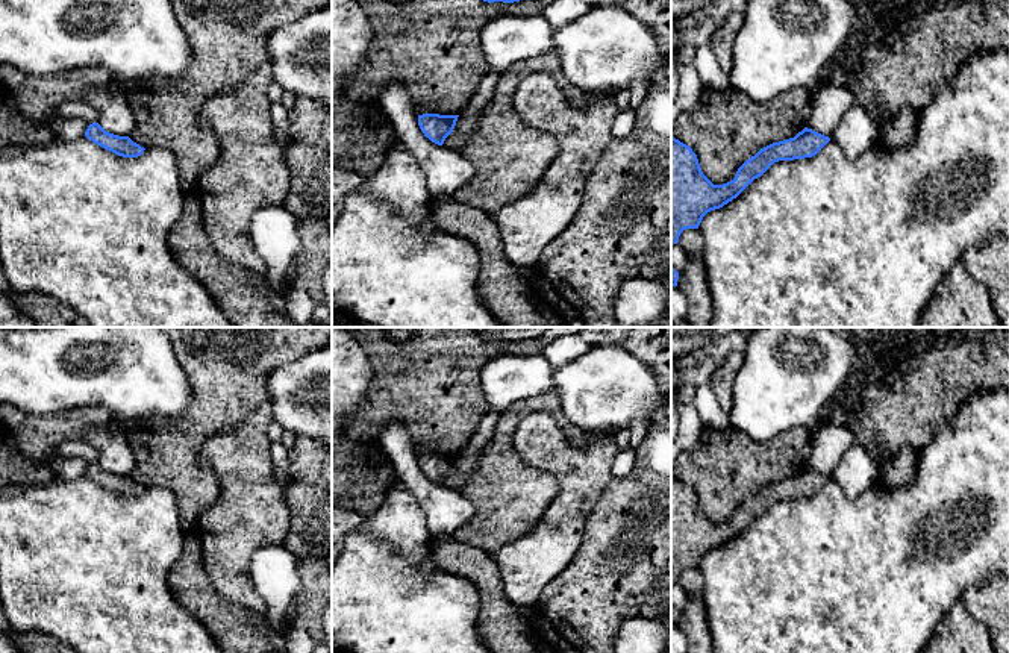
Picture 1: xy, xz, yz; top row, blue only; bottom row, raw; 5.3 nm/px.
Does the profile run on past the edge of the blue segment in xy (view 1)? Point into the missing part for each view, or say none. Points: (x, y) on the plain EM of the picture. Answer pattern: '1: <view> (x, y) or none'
1: none

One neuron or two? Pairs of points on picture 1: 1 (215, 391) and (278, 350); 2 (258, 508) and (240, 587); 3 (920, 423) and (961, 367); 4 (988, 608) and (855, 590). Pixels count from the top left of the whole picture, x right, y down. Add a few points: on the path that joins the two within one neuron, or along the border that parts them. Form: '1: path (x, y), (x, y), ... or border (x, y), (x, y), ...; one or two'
1: path (231, 376), (262, 355); one
2: path (238, 528), (234, 532), (234, 567); one
3: path (920, 409), (947, 381); one
4: border (990, 578), (980, 585), (968, 587), (959, 599); two

